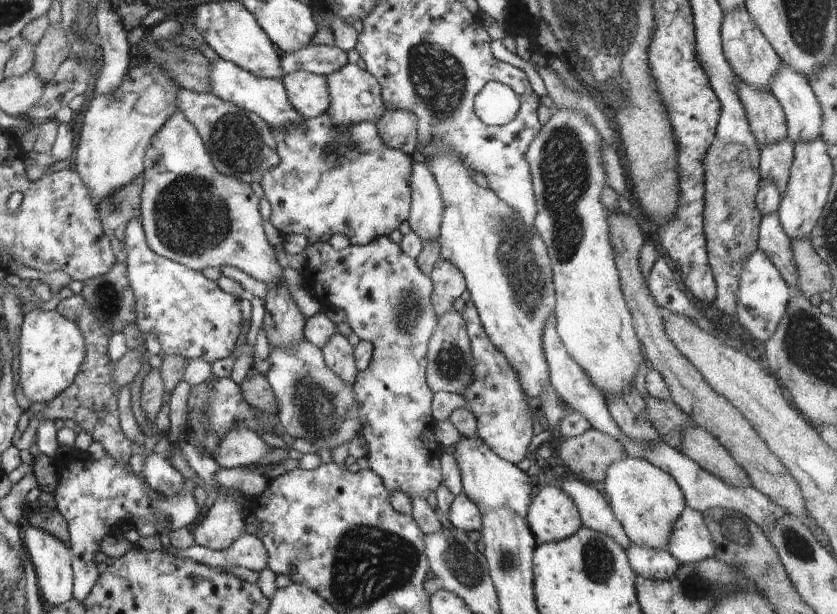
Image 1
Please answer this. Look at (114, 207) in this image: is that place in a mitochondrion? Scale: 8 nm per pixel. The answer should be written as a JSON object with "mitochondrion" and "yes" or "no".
{"mitochondrion":"yes"}

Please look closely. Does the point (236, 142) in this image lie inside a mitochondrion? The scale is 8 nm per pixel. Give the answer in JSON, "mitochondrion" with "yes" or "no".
{"mitochondrion":"yes"}

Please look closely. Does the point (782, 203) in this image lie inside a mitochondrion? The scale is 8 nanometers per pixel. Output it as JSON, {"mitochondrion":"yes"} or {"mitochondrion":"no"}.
{"mitochondrion":"no"}

